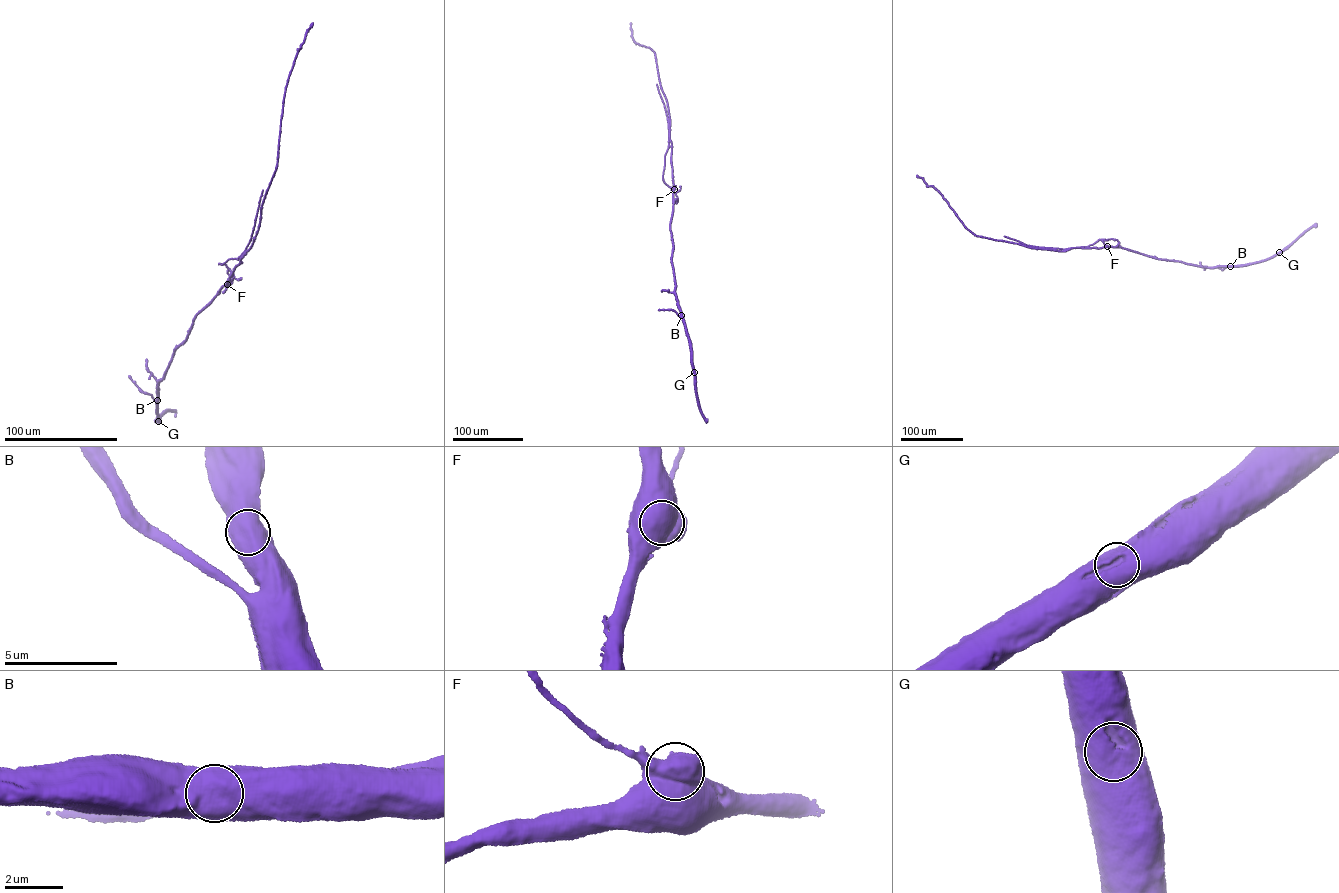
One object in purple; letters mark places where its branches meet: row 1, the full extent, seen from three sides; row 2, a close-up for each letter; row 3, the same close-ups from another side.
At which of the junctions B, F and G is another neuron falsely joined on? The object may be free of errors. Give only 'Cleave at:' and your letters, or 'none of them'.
Cleave at: F

